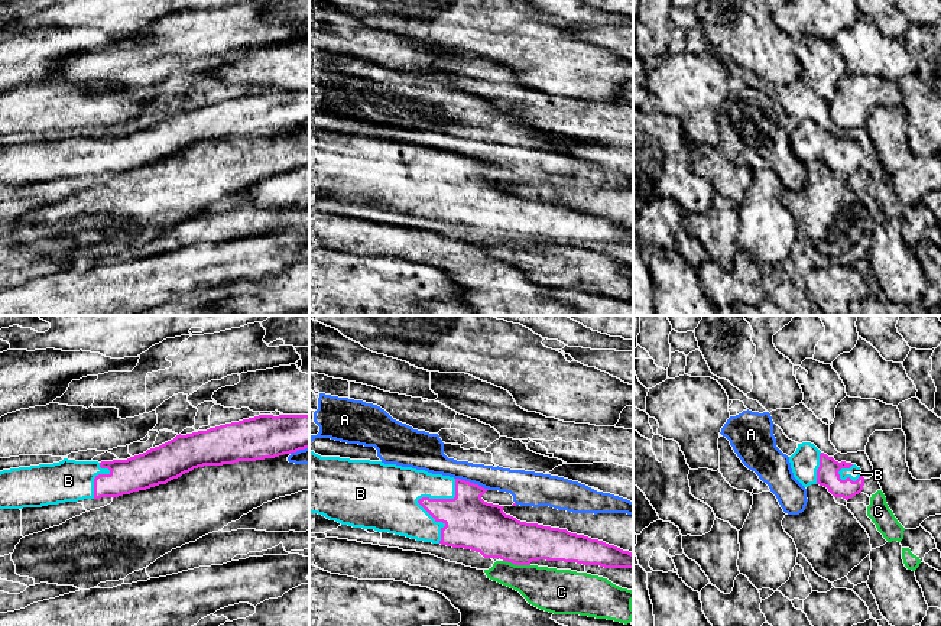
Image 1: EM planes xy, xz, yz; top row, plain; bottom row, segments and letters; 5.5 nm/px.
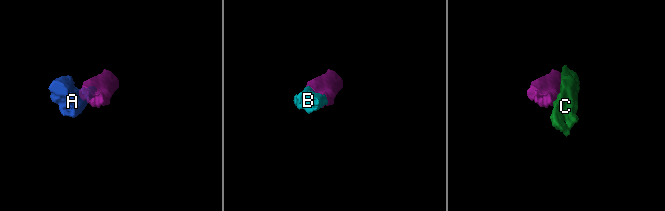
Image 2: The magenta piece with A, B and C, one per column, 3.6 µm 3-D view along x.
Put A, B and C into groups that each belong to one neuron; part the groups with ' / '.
A / B / C

